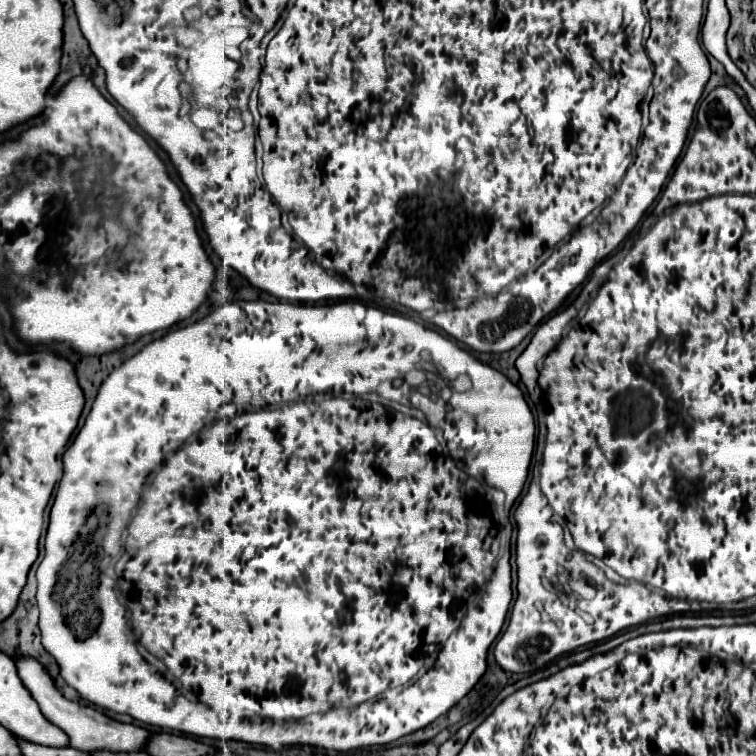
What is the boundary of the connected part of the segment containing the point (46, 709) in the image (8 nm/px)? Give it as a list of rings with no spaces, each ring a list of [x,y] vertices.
[[[18,657],[14,659],[16,667],[18,667],[18,675],[24,683],[24,687],[30,691],[30,695],[36,699],[36,703],[40,705],[40,711],[46,715],[46,719],[50,719],[54,725],[58,725],[60,729],[64,729],[70,737],[70,745],[78,751],[84,753],[96,753],[96,751],[112,751],[112,753],[132,753],[132,751],[144,751],[148,739],[152,737],[152,731],[140,727],[140,725],[124,725],[118,723],[110,717],[106,717],[104,713],[92,709],[92,707],[82,707],[78,701],[70,701],[64,699],[60,695],[60,691],[54,687],[52,679],[48,679],[50,675],[46,673],[46,669],[36,661],[36,659],[28,659],[28,657]]]

